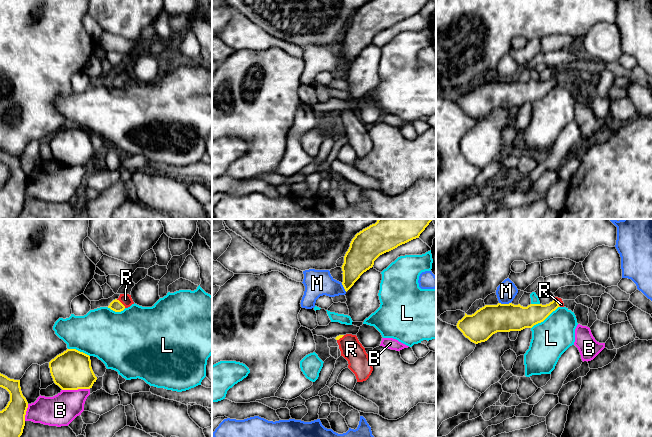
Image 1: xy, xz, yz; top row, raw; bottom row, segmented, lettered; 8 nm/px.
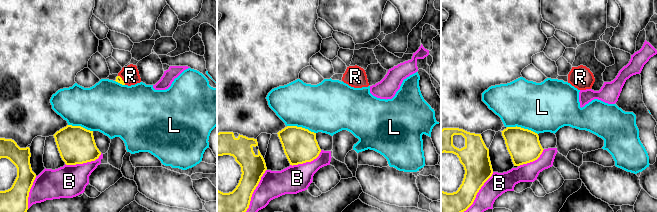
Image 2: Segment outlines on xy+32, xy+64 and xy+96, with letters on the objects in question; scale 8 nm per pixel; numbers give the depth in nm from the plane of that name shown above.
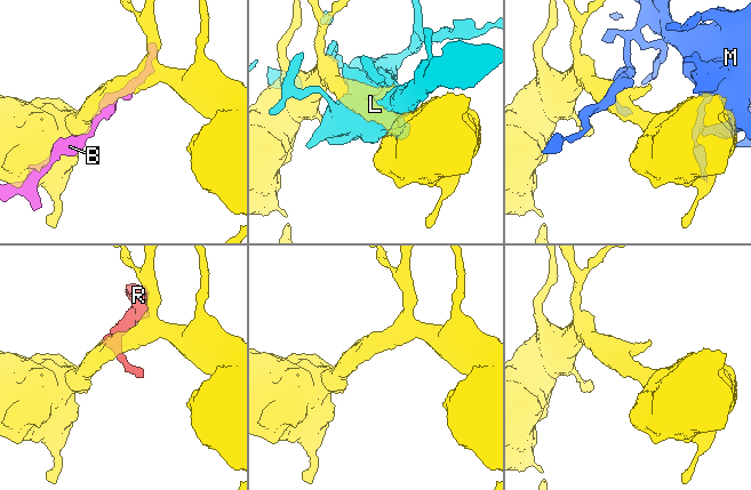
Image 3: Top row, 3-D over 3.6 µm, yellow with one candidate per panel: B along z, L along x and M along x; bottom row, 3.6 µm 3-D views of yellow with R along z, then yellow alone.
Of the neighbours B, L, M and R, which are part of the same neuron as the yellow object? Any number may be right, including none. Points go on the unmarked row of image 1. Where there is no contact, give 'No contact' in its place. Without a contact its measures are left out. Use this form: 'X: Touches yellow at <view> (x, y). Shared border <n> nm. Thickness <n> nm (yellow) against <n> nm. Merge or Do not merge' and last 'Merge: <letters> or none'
B: Touches yellow at xy (75, 165). Shared border 220 nm. Thickness 320 nm (yellow) against 260 nm. Do not merge
L: Touches yellow at yz (545, 94). Shared border 300 nm. Thickness 200 nm (yellow) against 300 nm. Do not merge
M: Touches yellow at yz (505, 80). Shared border 100 nm. Thickness 240 nm (yellow) against 160 nm. Do not merge
R: Touches yellow at xy (121, 79). Shared border 100 nm. Thickness 90 nm (yellow) against 90 nm. Merge
Merge: R

